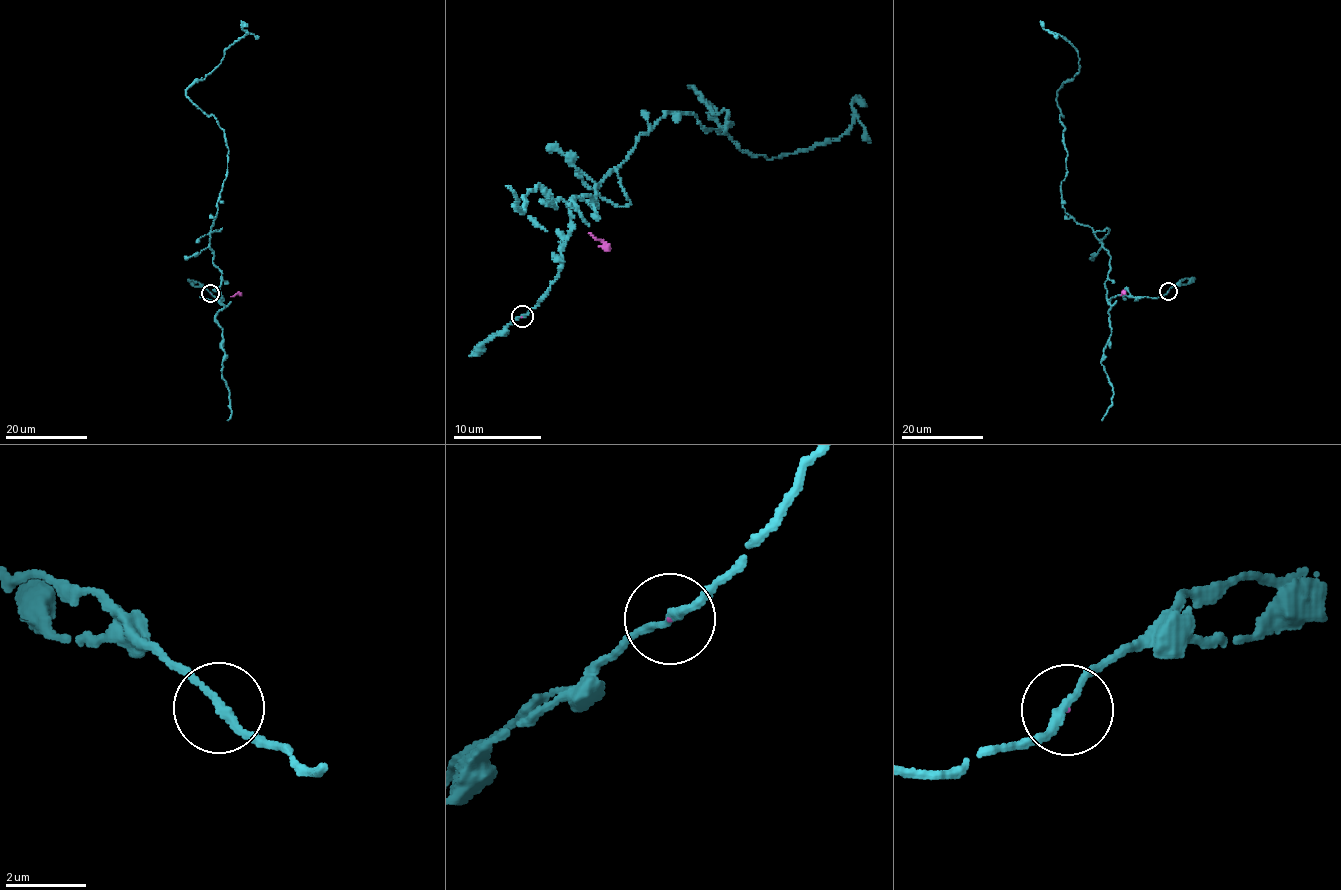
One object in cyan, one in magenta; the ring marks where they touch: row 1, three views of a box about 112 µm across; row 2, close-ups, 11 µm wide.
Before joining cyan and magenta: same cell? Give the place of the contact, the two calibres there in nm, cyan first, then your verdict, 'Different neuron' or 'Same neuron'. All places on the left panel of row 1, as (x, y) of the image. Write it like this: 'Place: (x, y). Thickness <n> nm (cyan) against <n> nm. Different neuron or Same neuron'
Place: (210, 293). Thickness 190 nm (cyan) against 20 nm. Same neuron

